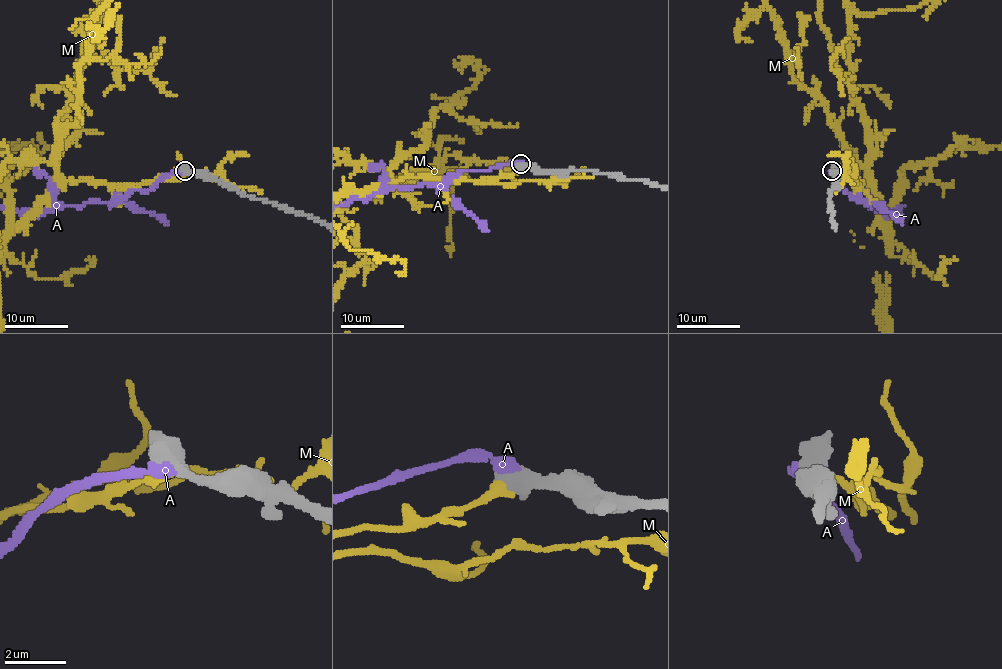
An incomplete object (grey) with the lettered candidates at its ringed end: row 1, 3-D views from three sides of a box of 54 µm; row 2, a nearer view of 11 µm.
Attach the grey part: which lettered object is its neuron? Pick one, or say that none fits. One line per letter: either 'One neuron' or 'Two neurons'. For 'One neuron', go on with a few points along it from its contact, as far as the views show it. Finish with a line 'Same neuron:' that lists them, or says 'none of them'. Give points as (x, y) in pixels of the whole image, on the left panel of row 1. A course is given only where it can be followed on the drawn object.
A: One neuron
M: Two neurons
Same neuron: A

